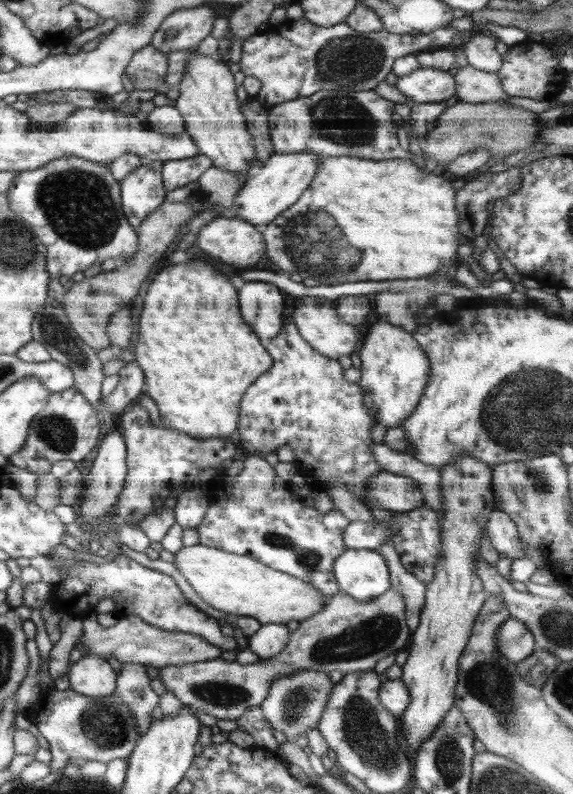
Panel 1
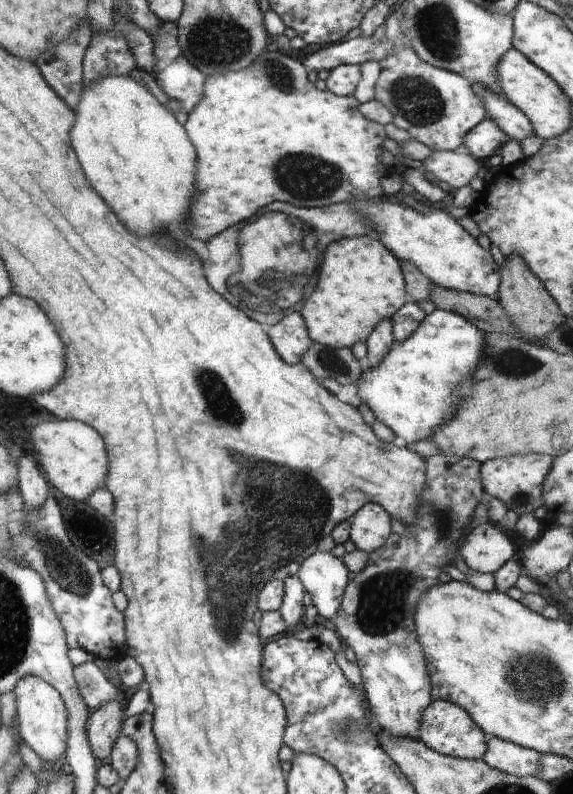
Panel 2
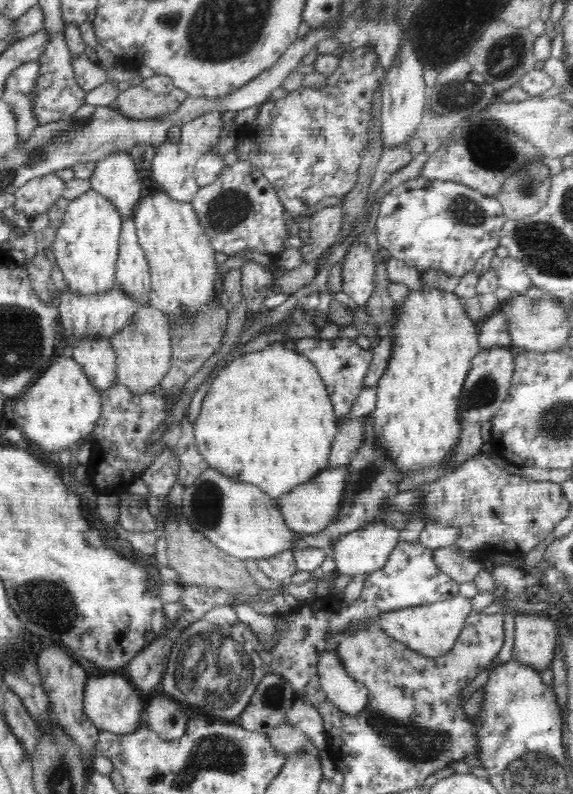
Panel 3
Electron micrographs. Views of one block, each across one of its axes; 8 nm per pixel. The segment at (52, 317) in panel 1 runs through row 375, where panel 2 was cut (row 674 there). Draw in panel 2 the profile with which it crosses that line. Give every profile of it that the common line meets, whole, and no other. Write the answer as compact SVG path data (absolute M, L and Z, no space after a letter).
M88 661L74 667L73 675L78 692L90 712L98 710L108 702L114 702L117 687L102 674L96 662Z

